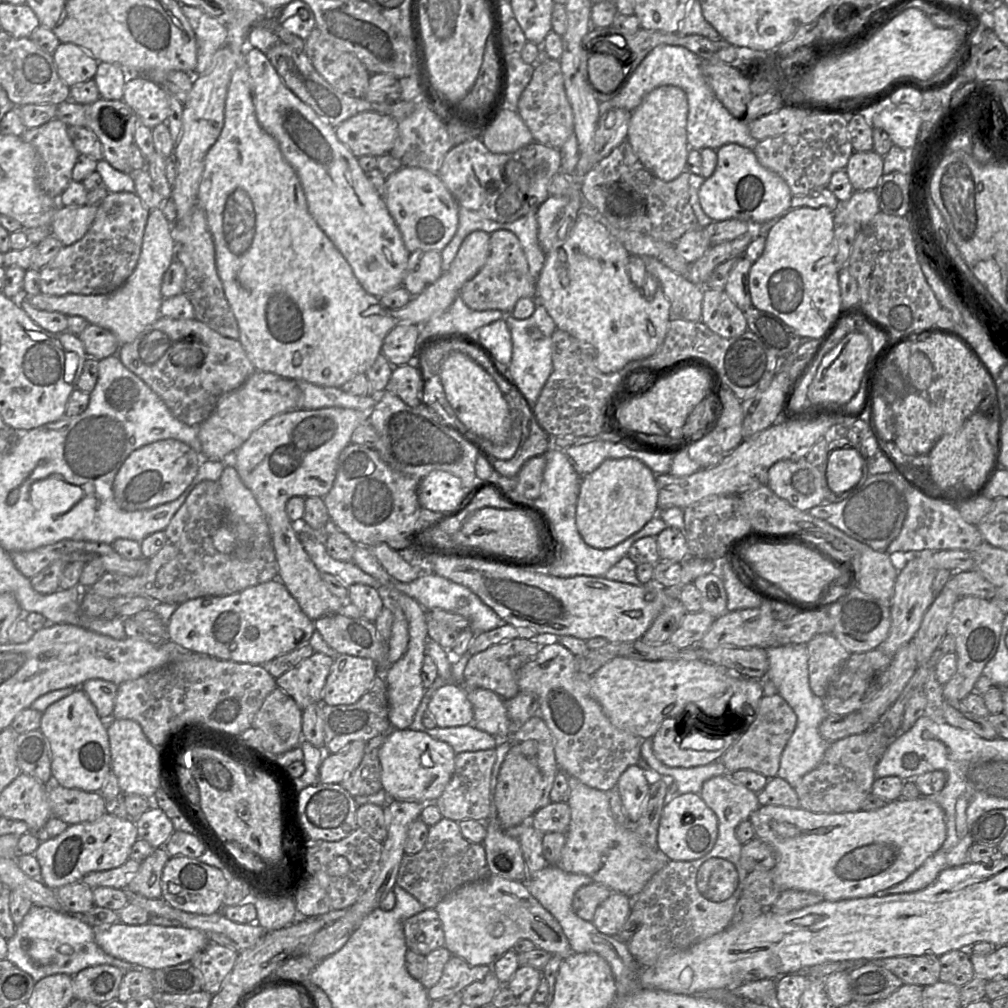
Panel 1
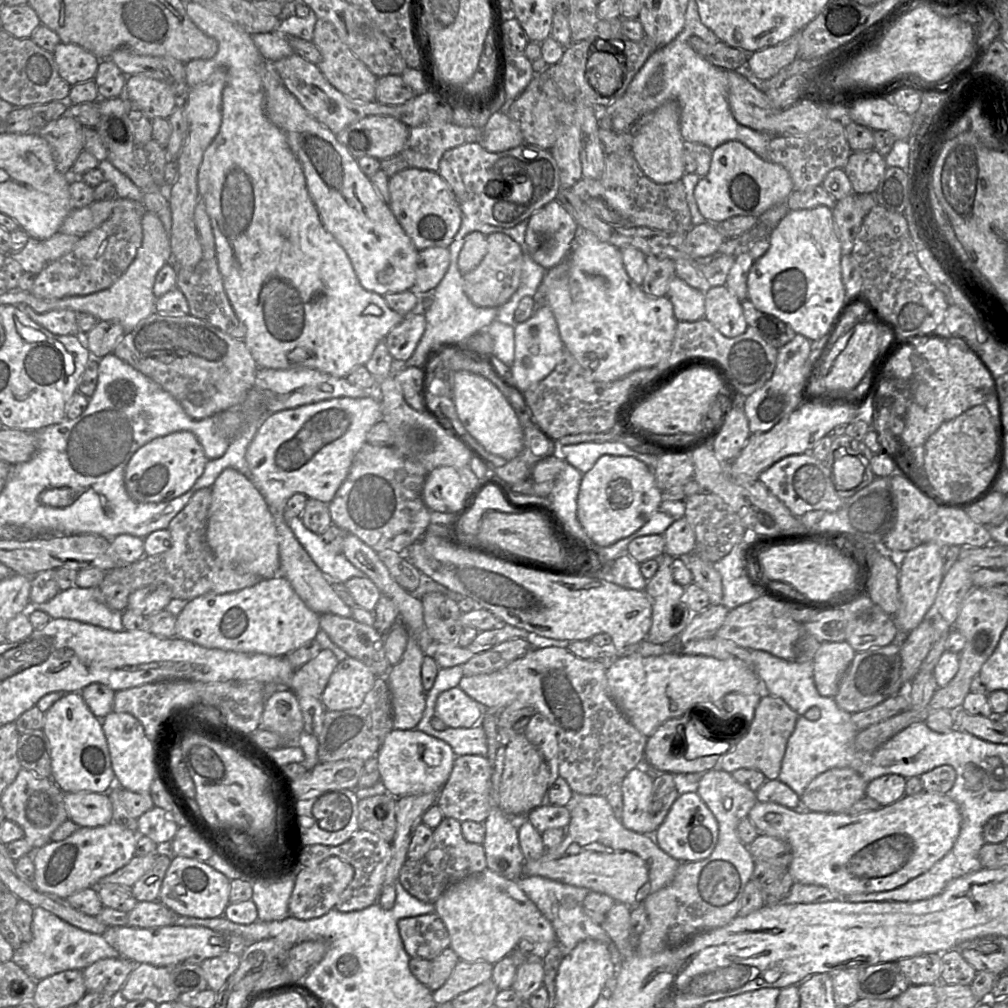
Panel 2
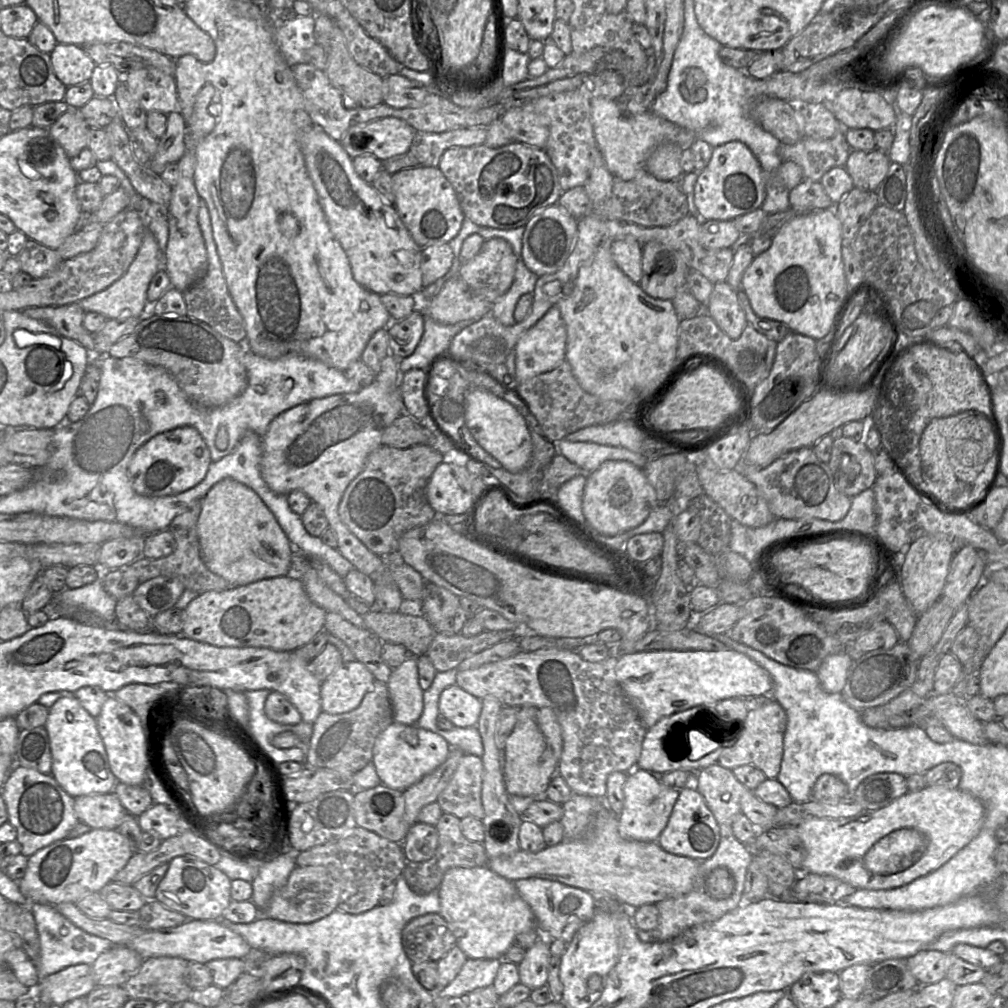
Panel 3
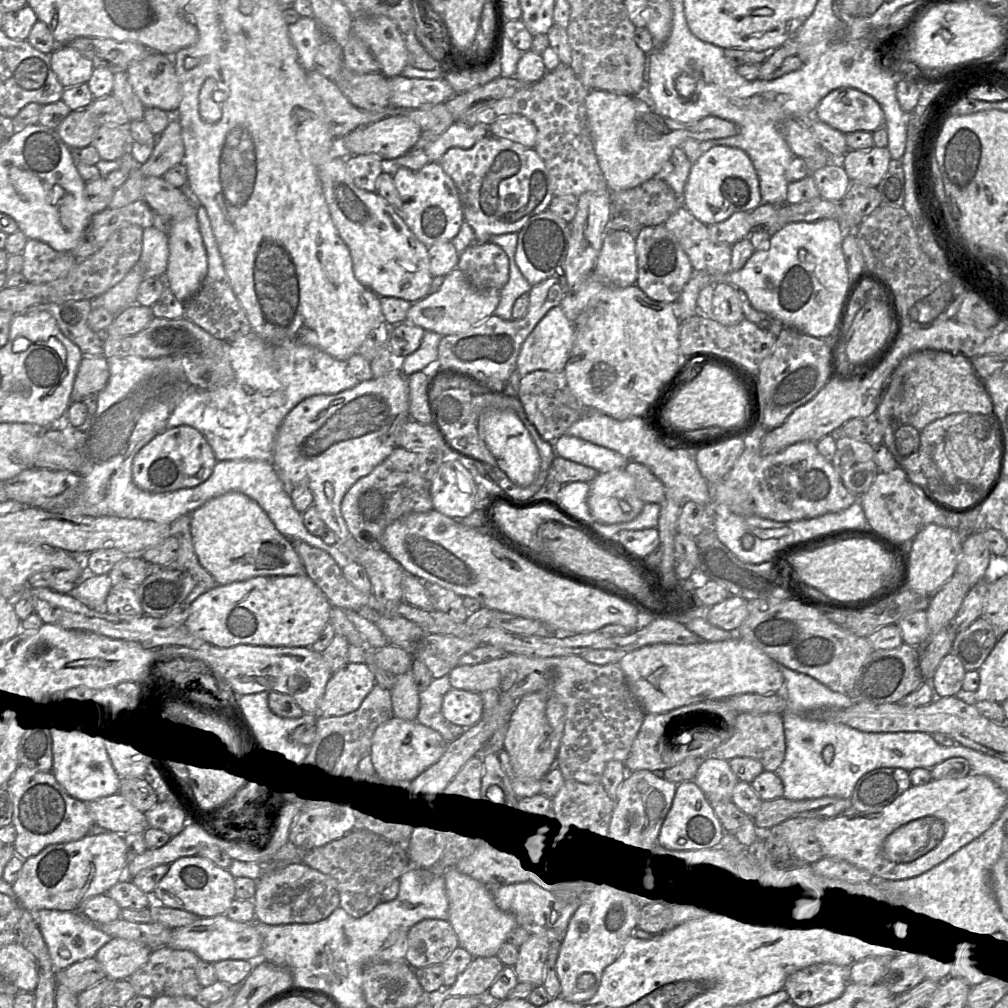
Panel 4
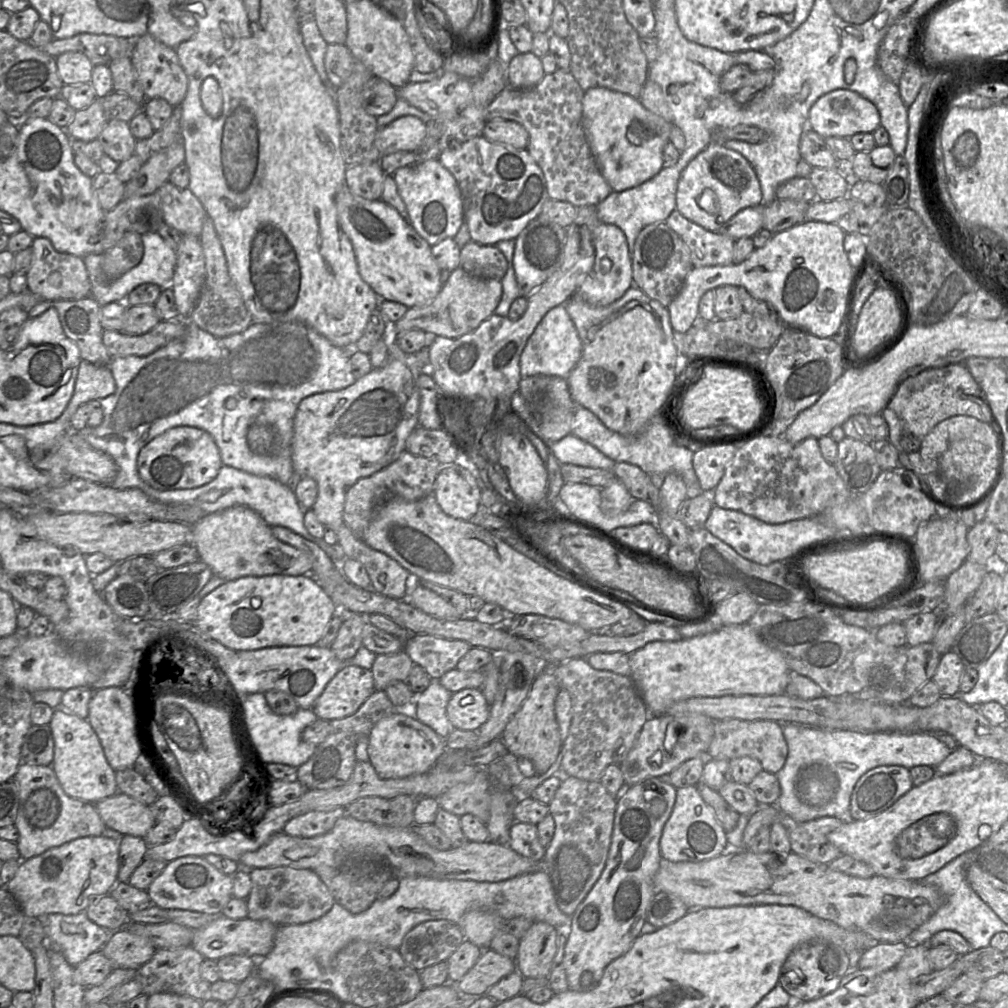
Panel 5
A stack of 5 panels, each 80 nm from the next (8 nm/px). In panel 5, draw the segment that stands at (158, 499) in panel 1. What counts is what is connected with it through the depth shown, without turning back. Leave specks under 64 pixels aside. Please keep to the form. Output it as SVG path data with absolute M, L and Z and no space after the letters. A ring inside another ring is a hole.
M177 426L166 430L148 442L137 457L139 476L157 490L200 487L211 482L222 465L214 438L207 431L193 426Z

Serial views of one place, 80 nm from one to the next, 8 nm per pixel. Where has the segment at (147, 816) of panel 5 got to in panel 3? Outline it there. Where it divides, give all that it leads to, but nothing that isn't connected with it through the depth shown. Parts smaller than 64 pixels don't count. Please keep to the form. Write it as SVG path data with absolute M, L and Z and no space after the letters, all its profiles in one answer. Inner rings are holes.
M114 792L76 797L74 809L79 822L93 829L117 829L127 813Z

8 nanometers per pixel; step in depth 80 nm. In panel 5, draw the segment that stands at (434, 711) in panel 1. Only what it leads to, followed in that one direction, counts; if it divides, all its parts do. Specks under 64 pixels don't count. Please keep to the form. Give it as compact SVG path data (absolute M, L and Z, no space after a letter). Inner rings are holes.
M466 688L454 692L446 714L453 729L477 730L489 718L490 705L478 688Z

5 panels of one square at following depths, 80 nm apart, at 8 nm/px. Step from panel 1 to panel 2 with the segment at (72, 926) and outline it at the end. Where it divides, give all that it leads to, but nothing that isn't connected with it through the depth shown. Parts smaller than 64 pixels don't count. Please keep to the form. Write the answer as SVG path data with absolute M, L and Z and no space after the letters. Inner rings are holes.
M33 907L31 930L31 941L22 942L21 946L14 951L12 961L35 981L65 970L84 970L103 958L121 957L104 936L73 926L41 907Z

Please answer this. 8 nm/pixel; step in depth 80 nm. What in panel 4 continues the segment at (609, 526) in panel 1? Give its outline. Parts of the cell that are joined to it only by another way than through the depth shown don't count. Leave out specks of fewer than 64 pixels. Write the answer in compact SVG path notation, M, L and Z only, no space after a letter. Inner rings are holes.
M625 469L599 473L590 483L587 502L594 519L602 524L630 522L645 505L637 496L635 478Z

